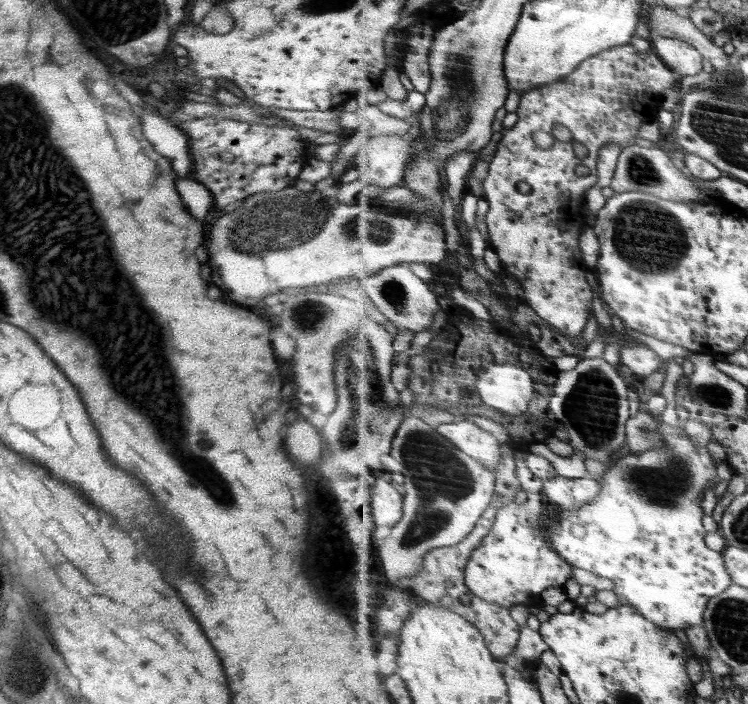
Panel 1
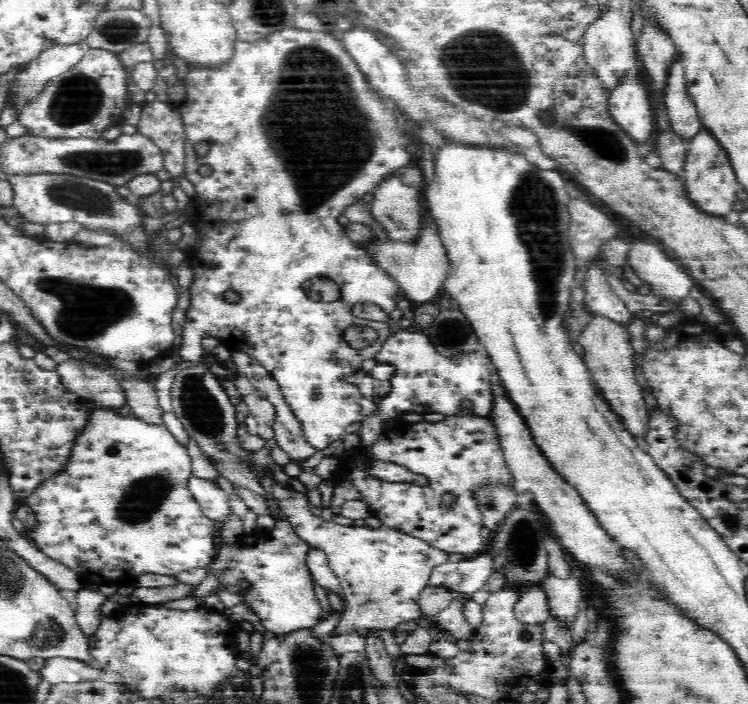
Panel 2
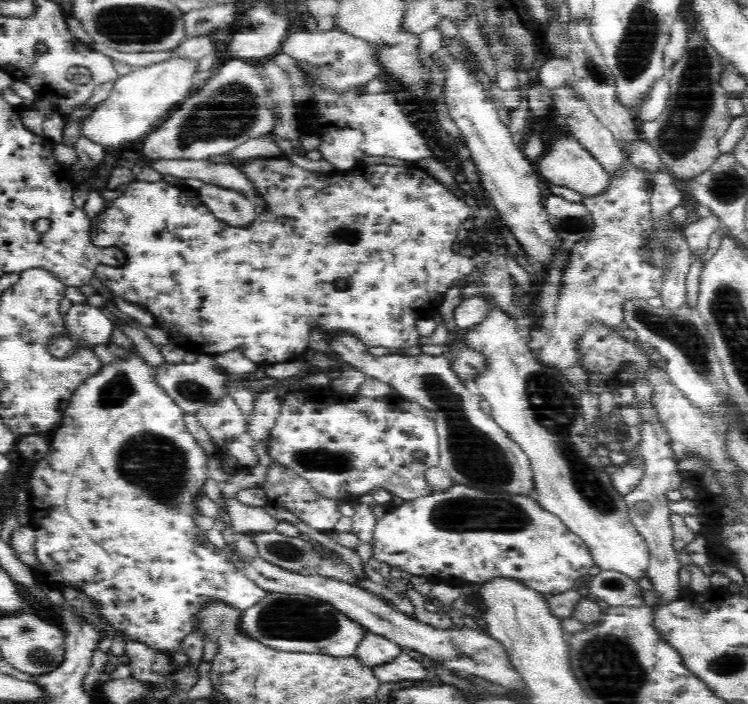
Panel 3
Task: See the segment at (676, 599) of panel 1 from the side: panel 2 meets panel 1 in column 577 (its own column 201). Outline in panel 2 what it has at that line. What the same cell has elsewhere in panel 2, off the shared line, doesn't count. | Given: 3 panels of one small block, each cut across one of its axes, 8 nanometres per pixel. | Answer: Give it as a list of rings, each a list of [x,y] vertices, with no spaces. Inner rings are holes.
[[[95,410],[91,418],[91,424],[87,431],[80,436],[75,451],[72,452],[72,461],[67,472],[57,476],[56,479],[44,484],[40,491],[35,492],[27,505],[32,509],[38,520],[38,525],[31,530],[27,530],[28,537],[36,541],[36,545],[44,553],[66,563],[75,568],[82,575],[84,584],[114,584],[117,587],[135,585],[134,575],[142,571],[154,571],[154,573],[173,576],[179,570],[186,570],[194,567],[204,567],[213,559],[218,538],[218,523],[204,515],[199,509],[198,503],[194,500],[192,493],[188,489],[188,480],[192,476],[191,462],[186,447],[176,441],[172,432],[165,426],[156,424],[146,424],[136,416],[132,418],[120,418],[115,412],[104,412]]]

